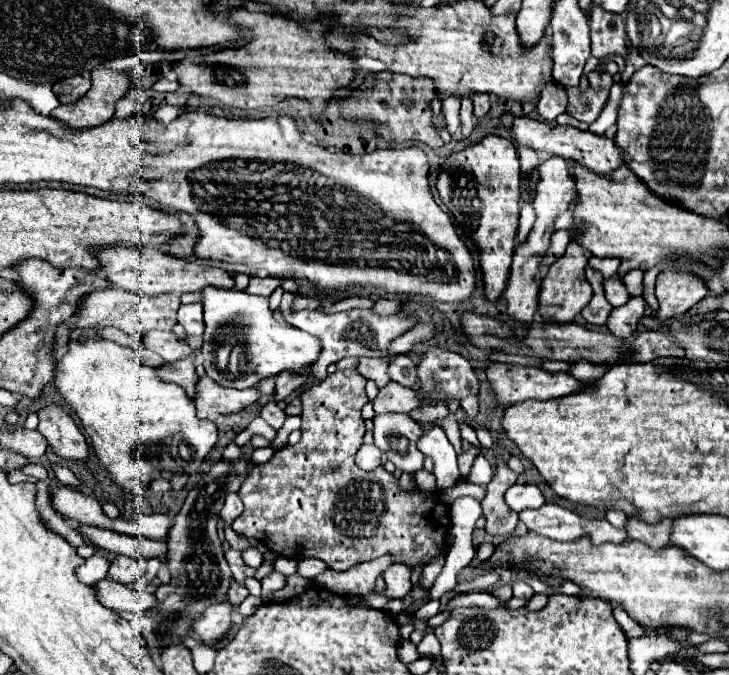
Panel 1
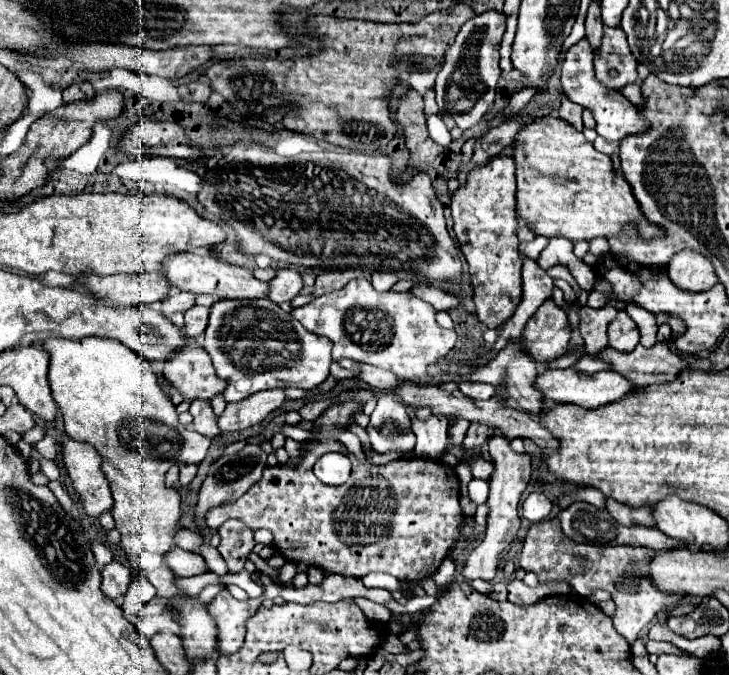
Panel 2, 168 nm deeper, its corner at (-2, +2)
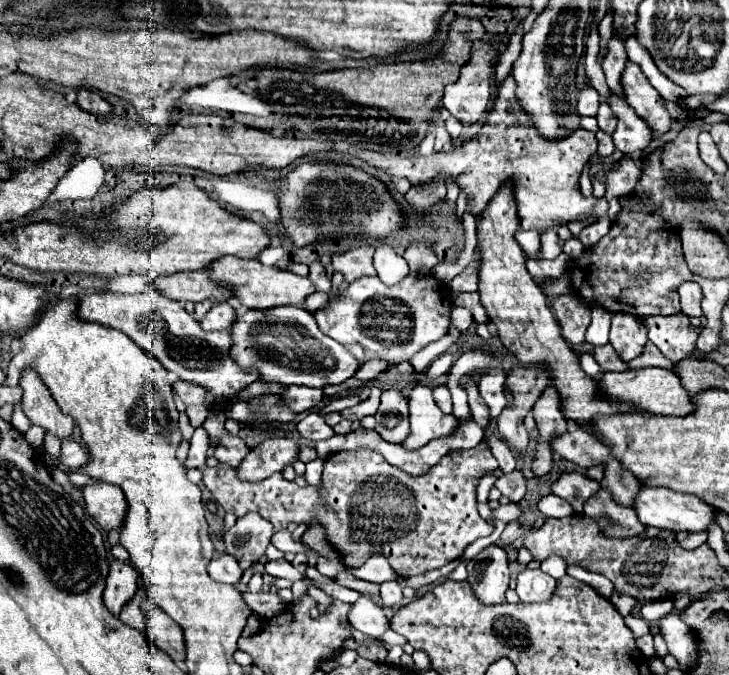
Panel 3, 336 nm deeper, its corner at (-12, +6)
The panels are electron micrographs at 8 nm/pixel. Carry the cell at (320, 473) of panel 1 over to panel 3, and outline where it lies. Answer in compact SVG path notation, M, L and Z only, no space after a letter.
M484 443L442 457L442 461L424 477L408 477L396 467L390 469L390 465L384 465L382 469L374 461L362 461L360 457L344 459L342 455L332 455L324 461L322 489L310 485L298 487L296 483L286 481L282 473L268 477L268 481L248 483L240 481L236 471L228 465L200 467L204 485L212 493L216 505L226 513L242 517L254 511L270 521L276 531L286 529L290 521L310 523L310 519L316 517L326 529L326 539L338 549L348 567L356 569L368 557L384 553L398 577L412 577L430 569L440 569L462 557L472 541L492 533L492 525L476 511L476 487L482 475L494 473L496 469L498 461Z

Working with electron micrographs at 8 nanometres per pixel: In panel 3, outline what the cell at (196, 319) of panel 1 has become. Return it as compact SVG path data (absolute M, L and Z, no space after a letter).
M224 303L224 305L216 305L212 307L206 317L202 319L202 329L208 329L208 331L220 331L220 329L228 329L232 323L236 323L236 311Z

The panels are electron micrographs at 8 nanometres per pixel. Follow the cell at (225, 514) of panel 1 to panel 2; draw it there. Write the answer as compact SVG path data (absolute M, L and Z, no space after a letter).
M224 521L218 533L222 539L218 551L222 553L228 565L228 573L240 573L244 569L244 561L248 559L248 553L254 547L252 531L242 521Z

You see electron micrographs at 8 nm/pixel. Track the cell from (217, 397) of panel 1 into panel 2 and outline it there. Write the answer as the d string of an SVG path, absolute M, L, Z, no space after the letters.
M280 389L258 391L242 401L228 403L224 413L218 417L218 427L222 431L240 431L240 429L252 427L260 423L270 411L280 409L284 401L286 397Z

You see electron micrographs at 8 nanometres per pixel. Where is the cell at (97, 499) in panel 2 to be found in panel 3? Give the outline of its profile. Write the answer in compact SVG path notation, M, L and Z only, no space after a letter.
M96 483L84 487L86 509L94 517L94 521L108 533L120 531L122 521L128 511L128 503L124 501L124 493L108 483Z

